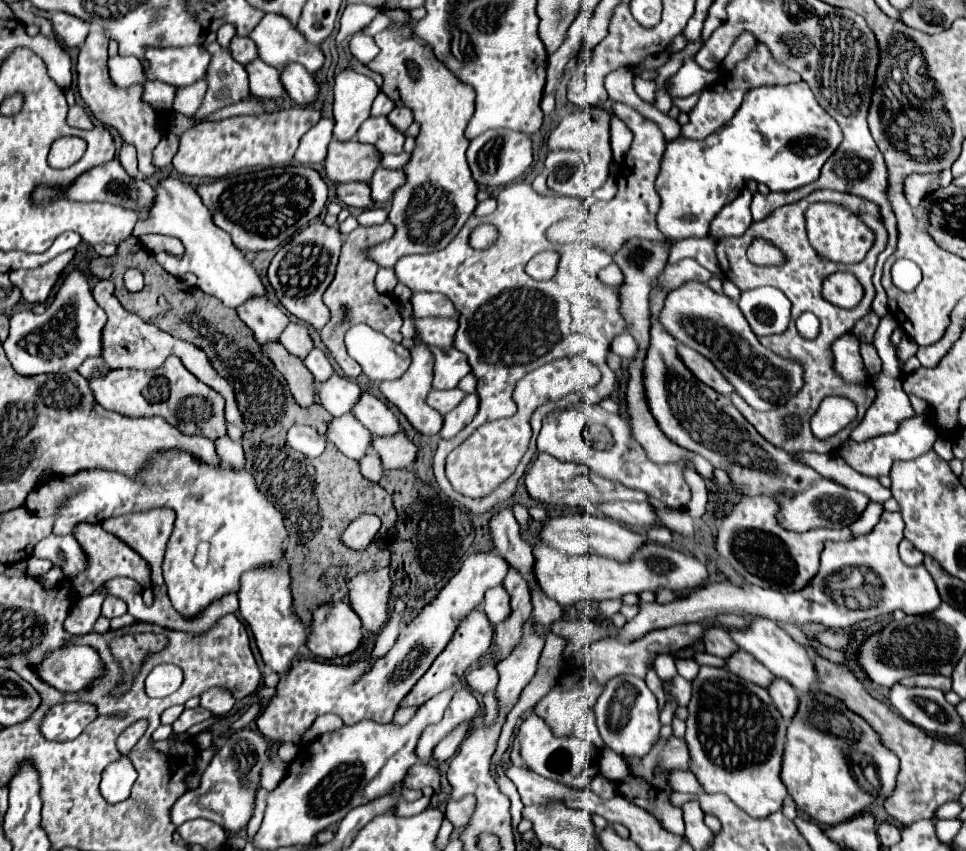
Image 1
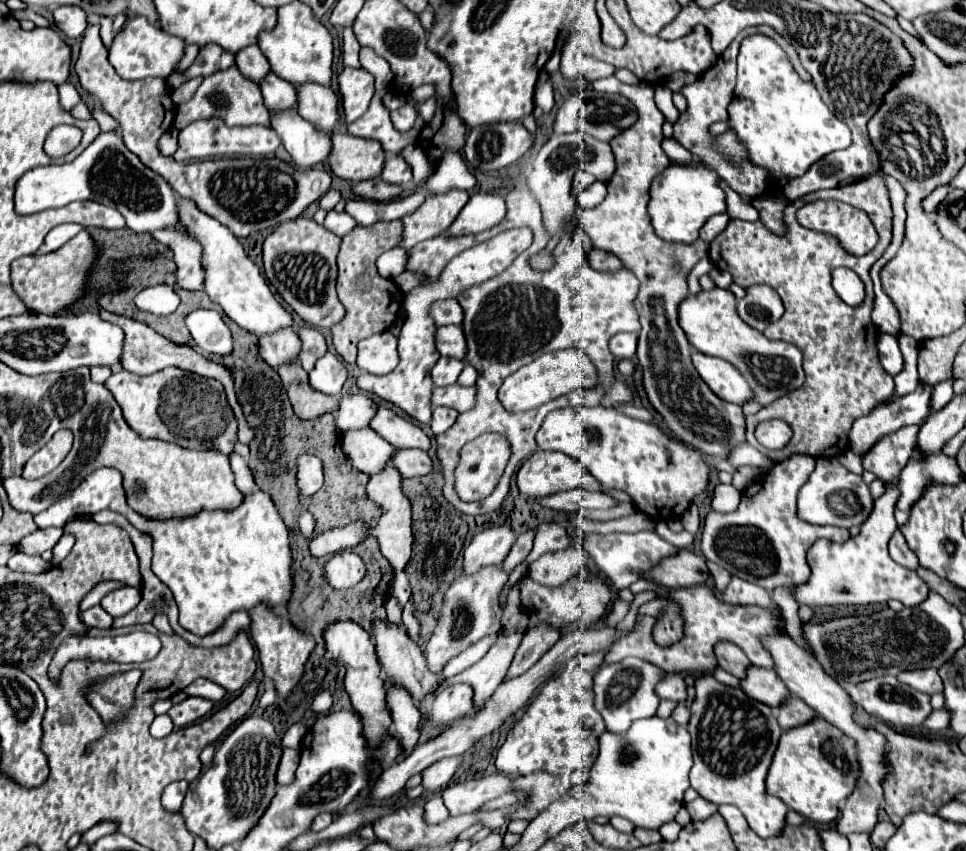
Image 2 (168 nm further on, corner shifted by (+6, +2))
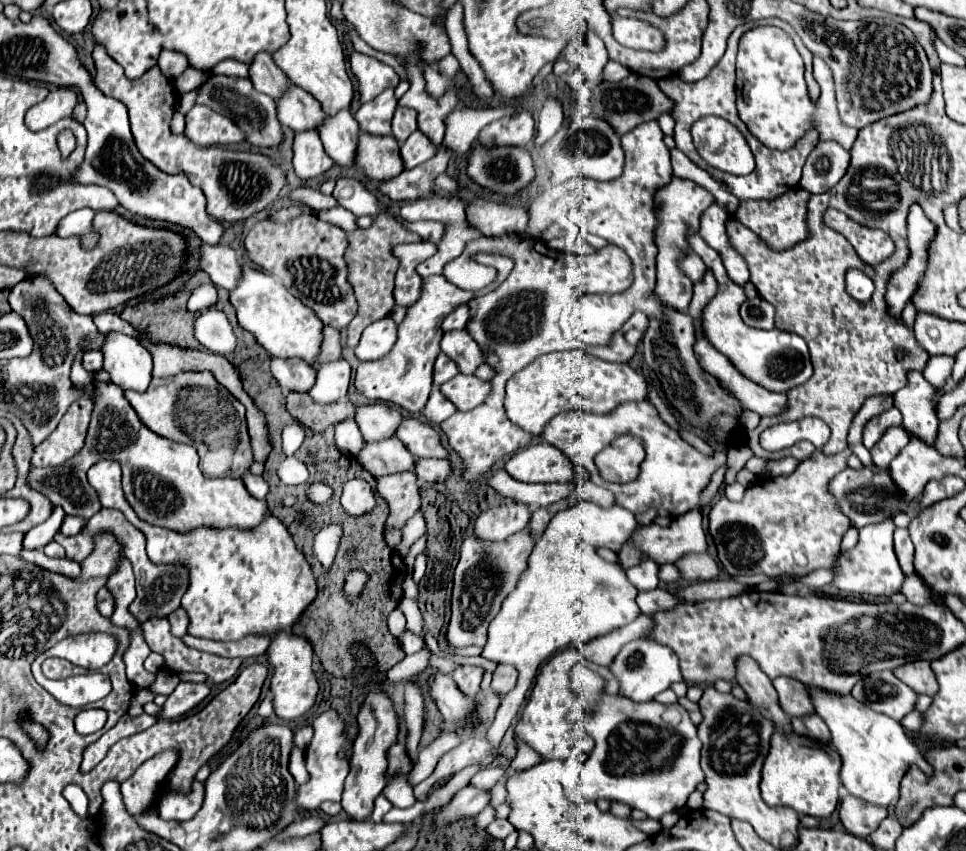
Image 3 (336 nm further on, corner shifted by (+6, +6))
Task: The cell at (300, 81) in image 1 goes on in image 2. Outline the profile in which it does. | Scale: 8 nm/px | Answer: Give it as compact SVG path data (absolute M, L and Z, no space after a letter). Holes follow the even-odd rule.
M304 82L294 88L298 96L298 114L330 134L340 118L338 94L332 88L314 82Z

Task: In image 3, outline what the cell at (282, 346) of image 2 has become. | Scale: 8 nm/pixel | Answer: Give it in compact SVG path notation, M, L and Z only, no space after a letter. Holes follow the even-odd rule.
M272 358L272 374L286 392L310 392L316 372L300 358Z

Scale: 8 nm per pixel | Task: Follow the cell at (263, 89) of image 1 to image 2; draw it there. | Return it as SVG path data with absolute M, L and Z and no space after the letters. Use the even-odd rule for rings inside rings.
M274 72L266 74L260 80L258 86L260 86L260 92L262 92L266 108L280 112L280 110L296 106L296 90L294 90L294 86L288 84L288 82L284 82Z

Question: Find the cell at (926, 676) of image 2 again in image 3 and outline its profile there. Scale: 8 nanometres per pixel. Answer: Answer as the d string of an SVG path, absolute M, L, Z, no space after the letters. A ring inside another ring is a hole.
M924 660L908 662L908 664L900 666L900 668L896 668L894 674L904 684L908 684L916 694L934 696L936 690L938 690L938 682L936 682L936 676L932 674L930 662L924 662Z

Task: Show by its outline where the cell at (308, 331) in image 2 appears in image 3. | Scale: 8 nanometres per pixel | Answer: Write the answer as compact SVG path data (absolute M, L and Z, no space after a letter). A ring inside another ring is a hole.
M332 326L324 328L324 350L320 354L320 362L334 362L342 358L342 344L340 344L340 332Z

